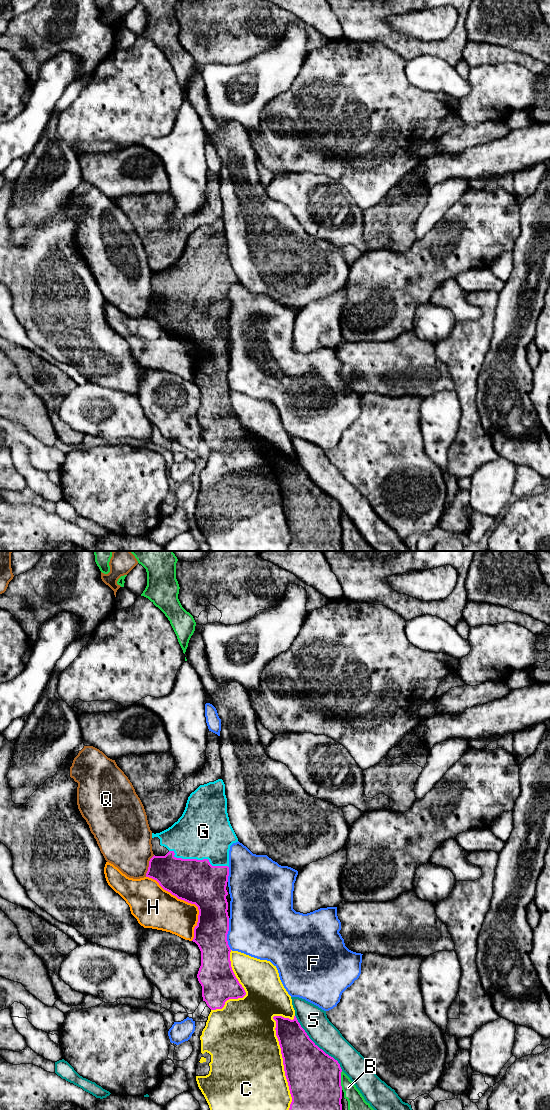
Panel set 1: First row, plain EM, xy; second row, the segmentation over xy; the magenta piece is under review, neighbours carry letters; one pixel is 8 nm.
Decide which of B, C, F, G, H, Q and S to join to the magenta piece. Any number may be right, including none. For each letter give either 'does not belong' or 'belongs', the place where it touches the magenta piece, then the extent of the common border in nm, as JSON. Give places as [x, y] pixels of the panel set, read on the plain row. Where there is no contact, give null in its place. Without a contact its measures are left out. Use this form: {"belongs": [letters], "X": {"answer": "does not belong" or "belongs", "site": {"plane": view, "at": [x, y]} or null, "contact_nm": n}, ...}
{"belongs": ["G"], "B": {"answer": "does not belong", "site": {"plane": "xy", "at": [340, 520]}, "contact_nm": 150}, "C": {"answer": "does not belong", "site": {"plane": "xy", "at": [283, 503]}, "contact_nm": 800}, "F": {"answer": "does not belong", "site": {"plane": "xy", "at": [227, 373]}, "contact_nm": 260}, "G": {"answer": "belongs", "site": {"plane": "xy", "at": [198, 300]}, "contact_nm": 500}, "H": {"answer": "does not belong", "site": {"plane": "xy", "at": [188, 342]}, "contact_nm": 650}, "Q": {"answer": "does not belong", "site": {"plane": "xy", "at": [149, 306]}, "contact_nm": 190}, "S": {"answer": "does not belong", "site": {"plane": "xy", "at": [316, 485]}, "contact_nm": 600}}

